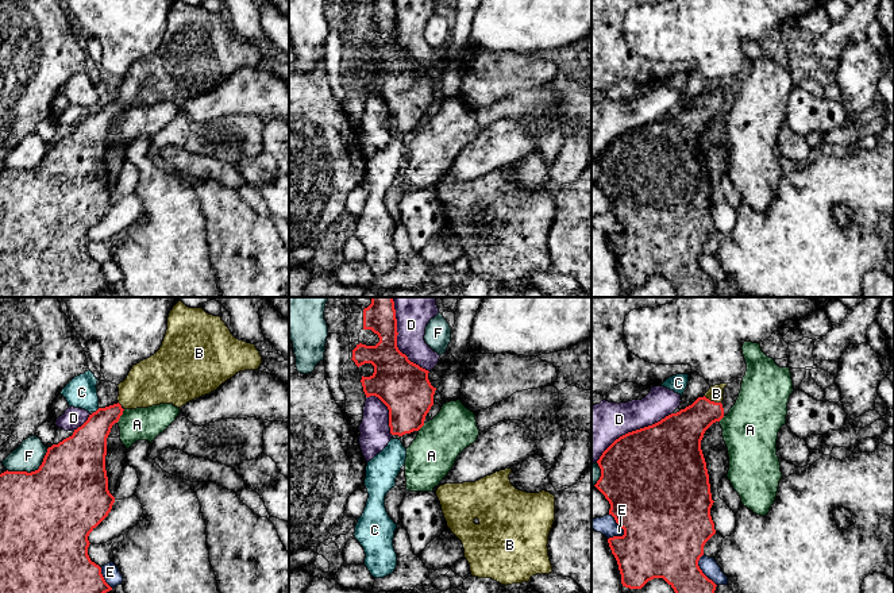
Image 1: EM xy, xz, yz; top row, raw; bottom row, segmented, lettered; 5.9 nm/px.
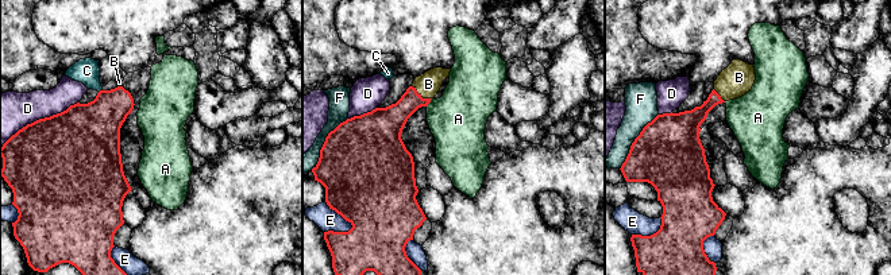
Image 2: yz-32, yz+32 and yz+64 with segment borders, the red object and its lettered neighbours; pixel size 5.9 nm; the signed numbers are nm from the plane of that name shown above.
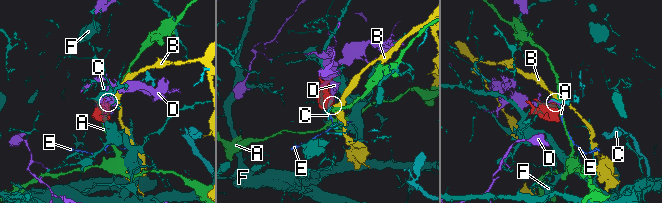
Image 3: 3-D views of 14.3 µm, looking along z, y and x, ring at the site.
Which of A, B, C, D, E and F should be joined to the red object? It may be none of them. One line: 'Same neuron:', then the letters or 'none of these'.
Same neuron: B

